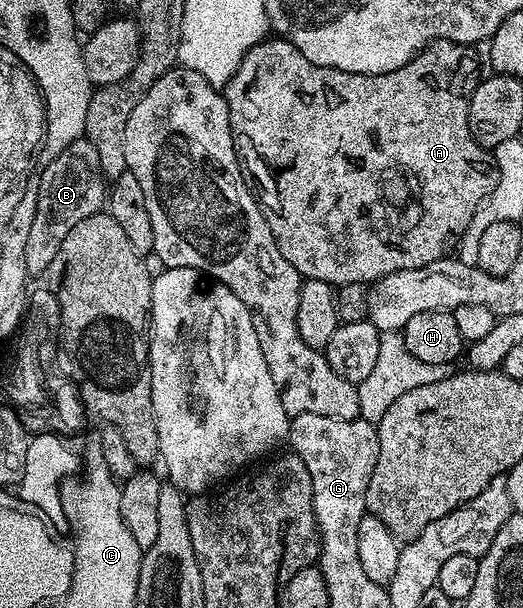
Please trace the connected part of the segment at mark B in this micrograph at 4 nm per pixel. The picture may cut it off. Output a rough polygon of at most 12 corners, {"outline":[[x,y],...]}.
{"outline":[[72,141],[44,169],[24,249],[52,265],[68,229],[103,210],[96,149]]}

